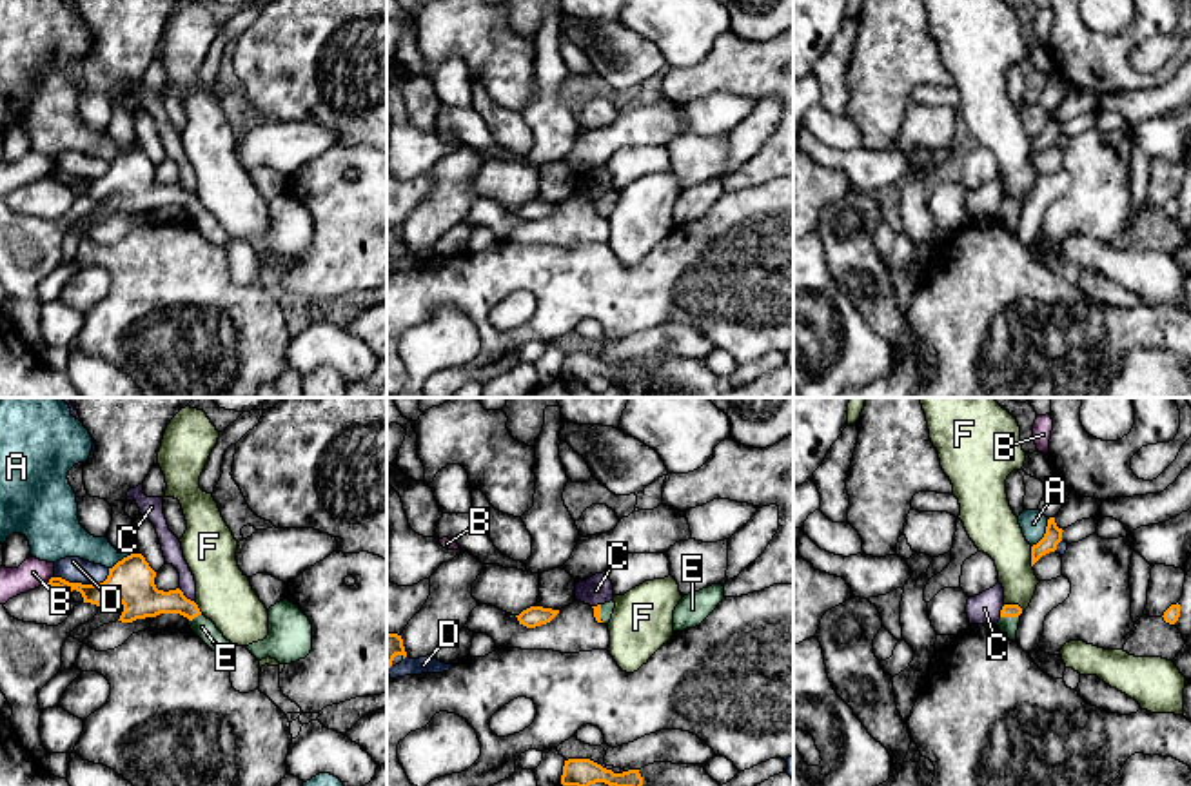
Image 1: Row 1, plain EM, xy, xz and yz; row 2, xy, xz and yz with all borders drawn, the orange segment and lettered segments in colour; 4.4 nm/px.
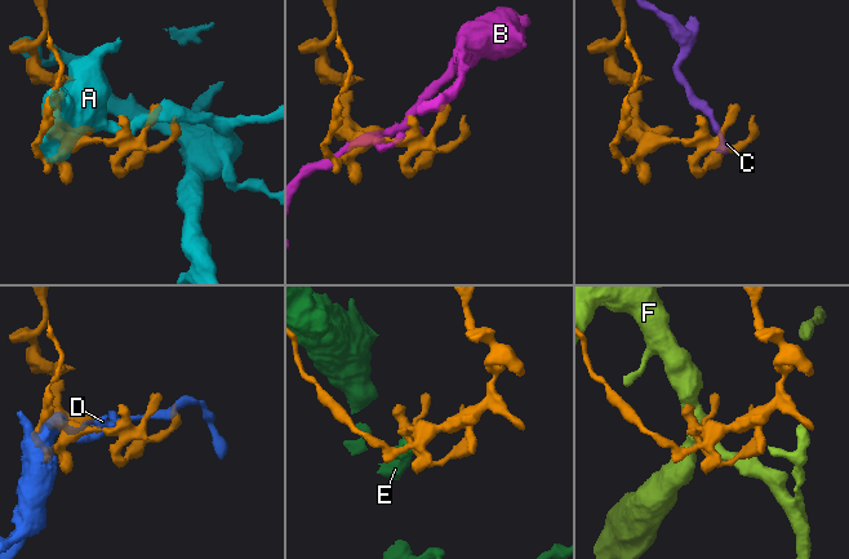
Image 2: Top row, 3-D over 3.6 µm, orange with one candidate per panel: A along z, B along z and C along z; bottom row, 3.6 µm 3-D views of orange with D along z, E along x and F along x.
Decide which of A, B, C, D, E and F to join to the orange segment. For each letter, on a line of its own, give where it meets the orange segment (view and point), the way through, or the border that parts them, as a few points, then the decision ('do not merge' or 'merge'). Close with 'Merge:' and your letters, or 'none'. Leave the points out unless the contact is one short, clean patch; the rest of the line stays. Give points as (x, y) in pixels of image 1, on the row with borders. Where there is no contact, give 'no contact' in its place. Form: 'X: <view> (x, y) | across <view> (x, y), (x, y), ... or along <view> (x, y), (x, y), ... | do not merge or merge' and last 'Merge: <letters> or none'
A: xy (124, 558) | do not merge
B: xy (49, 579) | do not merge
C: xy (186, 598) | along xy (178, 589), (195, 603) | do not merge
D: xy (84, 585) | do not merge
E: yz (1010, 616) | across yz (1008, 610), (1010, 616), (1006, 625) | merge
F: yz (1032, 558) | do not merge
Merge: E

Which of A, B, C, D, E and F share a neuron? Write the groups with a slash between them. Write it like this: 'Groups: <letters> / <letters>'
Groups: A / B / C / D / E / F

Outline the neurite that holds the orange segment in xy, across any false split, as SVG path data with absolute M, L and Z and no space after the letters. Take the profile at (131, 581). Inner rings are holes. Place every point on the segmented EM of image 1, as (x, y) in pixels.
M131 554L109 568L109 575L100 585L69 583L62 577L51 577L47 585L67 592L80 592L84 603L96 606L120 601L123 612L118 621L133 623L136 619L156 617L160 614L180 614L189 619L191 630L212 650L225 653L232 643L223 637L216 624L207 619L198 604L176 590L158 590L156 572L142 554Z

